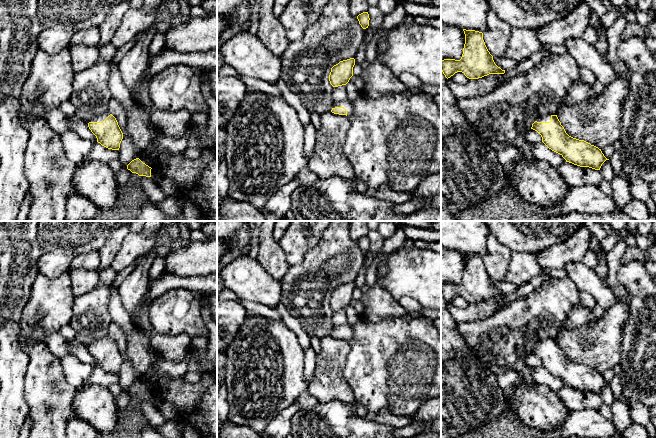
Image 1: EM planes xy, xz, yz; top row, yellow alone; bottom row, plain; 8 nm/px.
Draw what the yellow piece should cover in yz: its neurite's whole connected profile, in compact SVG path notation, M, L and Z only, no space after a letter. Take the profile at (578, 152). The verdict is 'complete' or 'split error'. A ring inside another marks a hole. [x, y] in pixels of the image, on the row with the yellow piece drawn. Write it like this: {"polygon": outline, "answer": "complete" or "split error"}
{"polygon": "M547 114L538 117L531 129L537 131L542 137L542 142L560 154L566 162L600 170L602 164L609 160L598 147L569 136L557 115Z", "answer": "split error"}

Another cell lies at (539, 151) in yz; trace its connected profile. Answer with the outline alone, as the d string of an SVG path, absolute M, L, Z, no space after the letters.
M543 142L531 144L529 148L533 159L545 161L556 169L566 162L562 155L549 149Z

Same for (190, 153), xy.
M187 148L181 155L187 159L194 160L198 158L202 153L202 149L199 148Z

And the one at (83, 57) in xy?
M69 45L74 75L95 65L100 54L95 46Z

